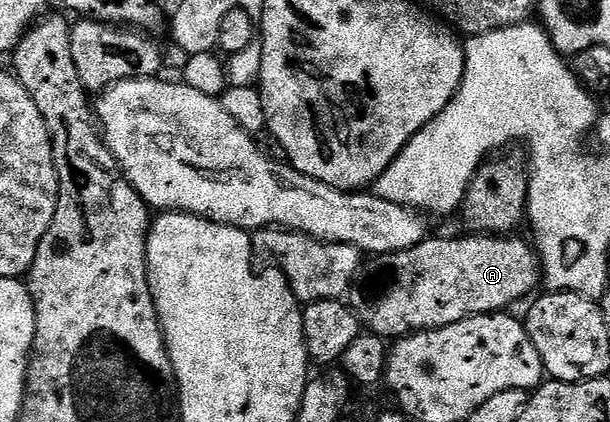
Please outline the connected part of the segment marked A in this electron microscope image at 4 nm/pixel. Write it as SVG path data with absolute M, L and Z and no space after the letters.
M516 234L463 235L453 240L429 238L410 250L369 259L358 284L360 301L354 304L361 325L373 336L410 336L413 332L450 326L471 316L487 316L489 312L511 309L511 304L518 303L523 296L531 297L537 291L535 288L541 283L542 269L537 249L529 241L528 245Z

